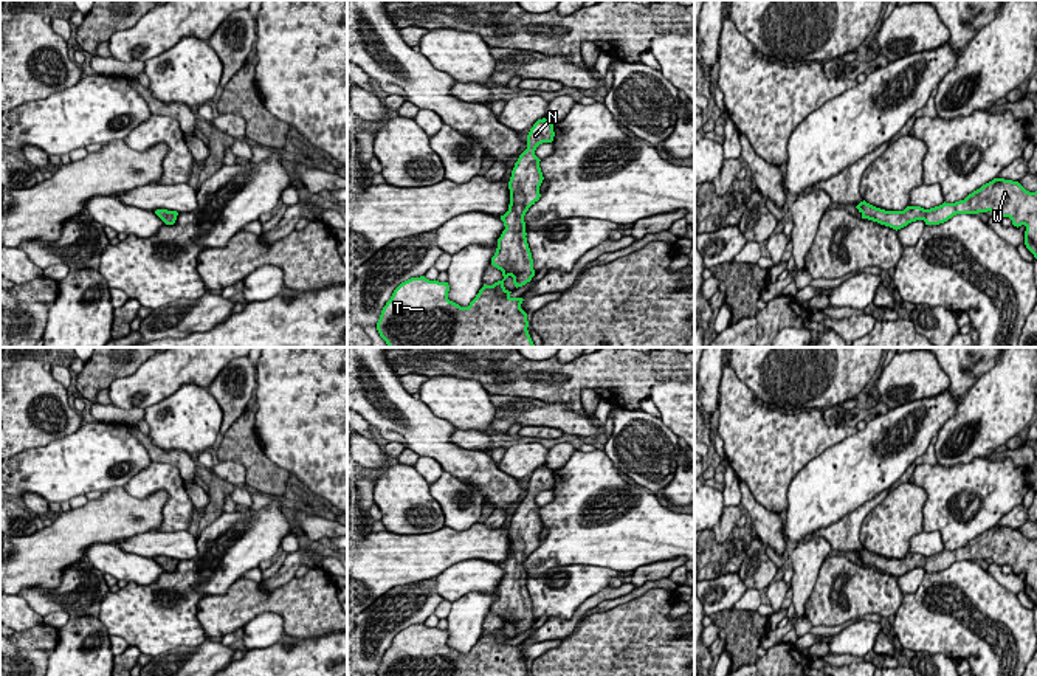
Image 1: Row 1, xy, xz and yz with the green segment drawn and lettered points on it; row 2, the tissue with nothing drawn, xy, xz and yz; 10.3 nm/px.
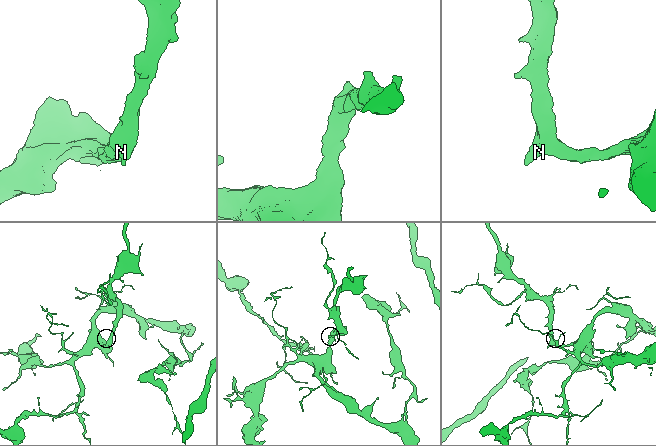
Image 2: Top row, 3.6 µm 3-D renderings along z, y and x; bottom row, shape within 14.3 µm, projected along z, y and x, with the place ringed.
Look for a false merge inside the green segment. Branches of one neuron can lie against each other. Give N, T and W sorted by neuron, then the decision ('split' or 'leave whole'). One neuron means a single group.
groups N T W; leave whole

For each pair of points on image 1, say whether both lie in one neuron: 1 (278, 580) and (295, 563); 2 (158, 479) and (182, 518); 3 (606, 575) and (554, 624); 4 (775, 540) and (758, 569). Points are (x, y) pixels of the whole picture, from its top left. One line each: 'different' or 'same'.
1: same
2: same
3: different
4: different

